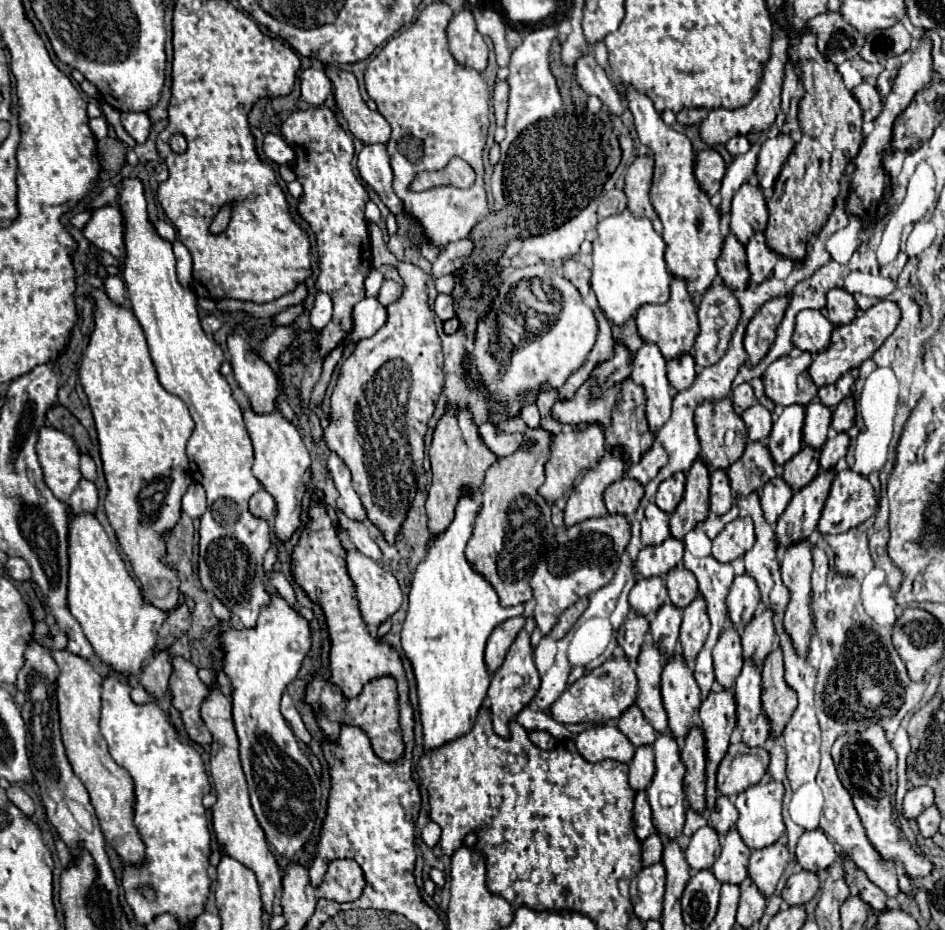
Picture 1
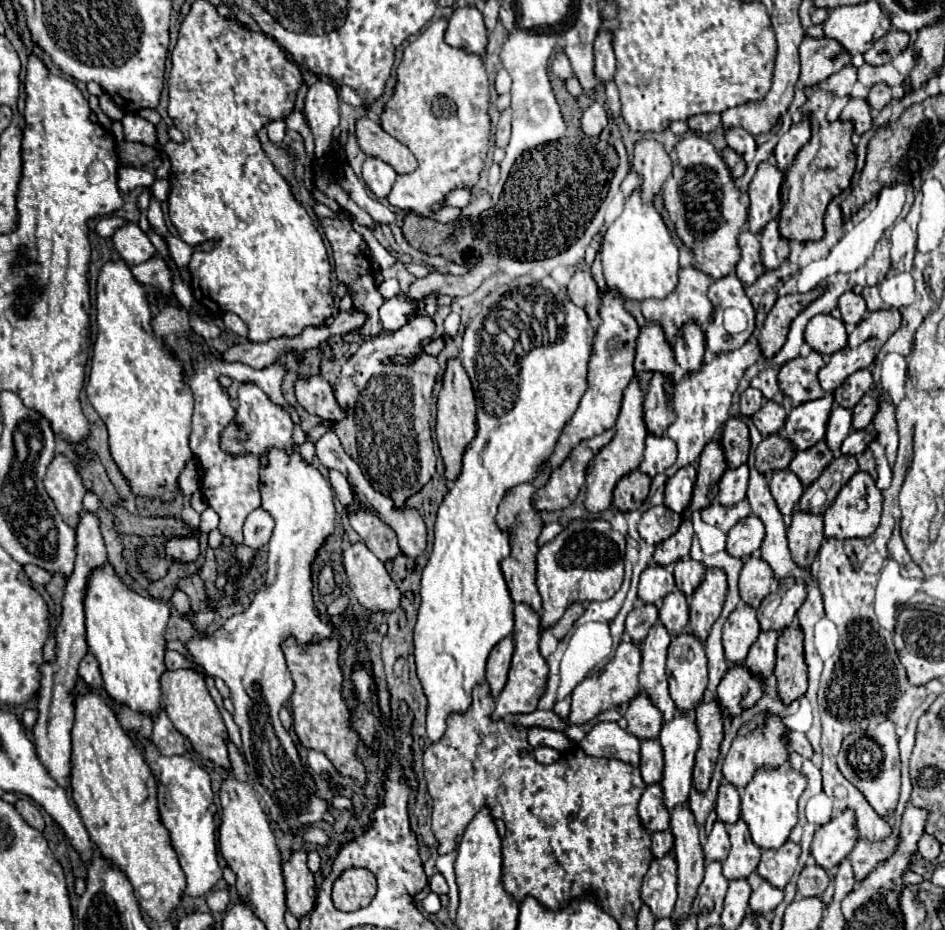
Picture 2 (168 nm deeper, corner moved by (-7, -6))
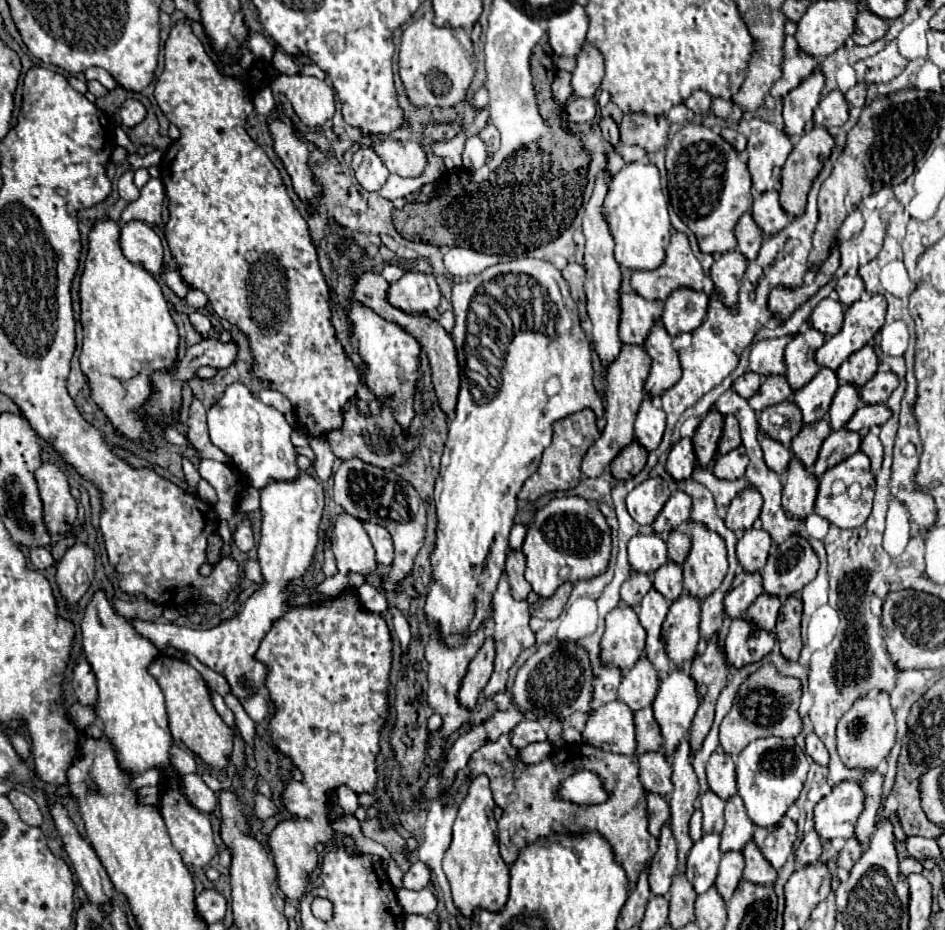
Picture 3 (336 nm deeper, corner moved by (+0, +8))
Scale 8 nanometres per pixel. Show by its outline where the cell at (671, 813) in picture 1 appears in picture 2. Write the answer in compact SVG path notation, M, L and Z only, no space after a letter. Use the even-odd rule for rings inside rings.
M677 712L673 720L665 722L659 734L659 742L665 754L665 772L663 772L663 798L665 798L665 806L671 810L675 808L675 804L685 804L687 796L689 796L689 788L691 788L691 772L693 772L693 760L695 760L695 752L699 750L699 732L697 732L697 724L693 714L687 712Z

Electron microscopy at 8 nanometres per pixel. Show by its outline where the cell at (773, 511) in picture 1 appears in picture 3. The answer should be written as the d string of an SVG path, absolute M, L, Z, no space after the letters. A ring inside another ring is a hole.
M762 432L758 434L758 442L764 452L764 462L772 472L776 472L780 476L784 470L788 470L790 460L792 460L792 454L788 448L784 448L780 442L764 436Z

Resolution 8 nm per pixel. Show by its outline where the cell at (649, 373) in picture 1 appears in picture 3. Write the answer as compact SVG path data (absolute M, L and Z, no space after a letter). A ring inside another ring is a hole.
M622 294L620 298L622 318L620 318L620 340L624 344L642 346L648 338L652 326L662 318L662 302L650 302L638 294Z

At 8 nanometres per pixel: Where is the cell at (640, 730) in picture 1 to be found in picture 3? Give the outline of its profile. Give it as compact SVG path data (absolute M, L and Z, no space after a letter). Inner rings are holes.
M642 656L634 668L630 668L618 688L618 700L624 702L632 712L652 706L658 690L658 678L654 666Z

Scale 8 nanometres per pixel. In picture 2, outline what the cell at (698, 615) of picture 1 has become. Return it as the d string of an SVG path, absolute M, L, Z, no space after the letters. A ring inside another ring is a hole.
M707 568L703 582L695 588L691 596L691 632L705 642L711 624L719 618L723 610L723 600L727 596L727 576L721 568Z

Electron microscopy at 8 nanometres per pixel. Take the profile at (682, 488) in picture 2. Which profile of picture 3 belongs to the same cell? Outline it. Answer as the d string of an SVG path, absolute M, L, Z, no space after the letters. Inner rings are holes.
M682 438L680 442L676 442L668 454L668 462L666 462L666 472L672 476L672 480L680 482L684 478L692 476L692 470L696 466L696 456L692 450L692 440Z

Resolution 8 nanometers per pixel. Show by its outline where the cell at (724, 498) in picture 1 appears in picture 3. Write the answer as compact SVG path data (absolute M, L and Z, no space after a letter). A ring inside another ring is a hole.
M738 446L736 450L730 450L728 454L718 456L712 472L716 478L722 478L722 480L738 480L744 476L746 466L748 466L746 450L744 446Z

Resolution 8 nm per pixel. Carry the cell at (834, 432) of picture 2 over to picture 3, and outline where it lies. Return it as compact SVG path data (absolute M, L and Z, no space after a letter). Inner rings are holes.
M840 384L832 404L830 404L830 428L832 430L844 430L846 422L852 418L852 414L856 412L860 404L860 396L858 396L858 388L852 384Z

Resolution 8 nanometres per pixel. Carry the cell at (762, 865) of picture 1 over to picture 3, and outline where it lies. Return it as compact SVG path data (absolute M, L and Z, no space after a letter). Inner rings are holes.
M784 816L774 828L756 828L754 830L754 842L764 854L764 858L780 870L786 862L786 858L792 852L796 840L796 822L792 822L788 816Z

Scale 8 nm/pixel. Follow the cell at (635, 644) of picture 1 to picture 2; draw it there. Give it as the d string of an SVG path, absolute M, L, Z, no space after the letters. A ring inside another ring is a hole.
M639 604L627 614L625 630L629 638L635 640L635 644L641 644L643 636L647 636L647 628L651 628L655 620L657 620L657 608L653 604Z

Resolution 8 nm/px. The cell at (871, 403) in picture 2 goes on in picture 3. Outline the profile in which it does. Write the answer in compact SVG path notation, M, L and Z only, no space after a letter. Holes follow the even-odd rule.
M876 372L872 380L868 380L860 388L860 398L866 404L884 404L892 390L898 386L898 378L892 372Z

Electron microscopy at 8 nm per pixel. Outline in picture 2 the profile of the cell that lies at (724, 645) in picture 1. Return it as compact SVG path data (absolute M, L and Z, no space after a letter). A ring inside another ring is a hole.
M747 604L737 606L723 626L723 648L727 660L733 664L743 664L743 656L747 656L747 648L751 648L759 632L761 628L755 608Z

